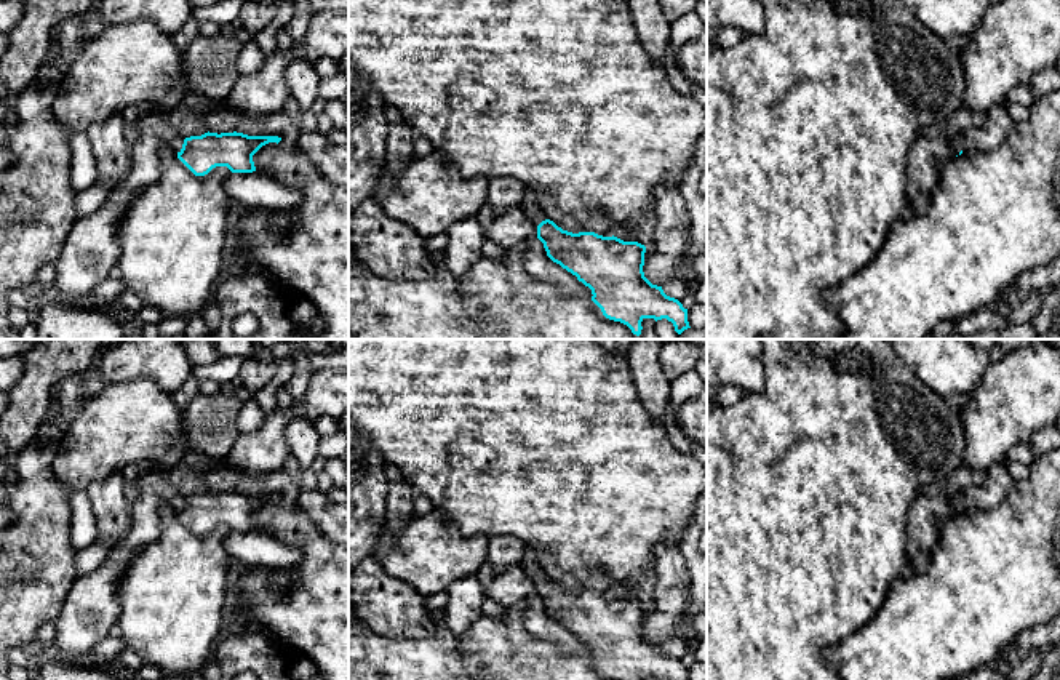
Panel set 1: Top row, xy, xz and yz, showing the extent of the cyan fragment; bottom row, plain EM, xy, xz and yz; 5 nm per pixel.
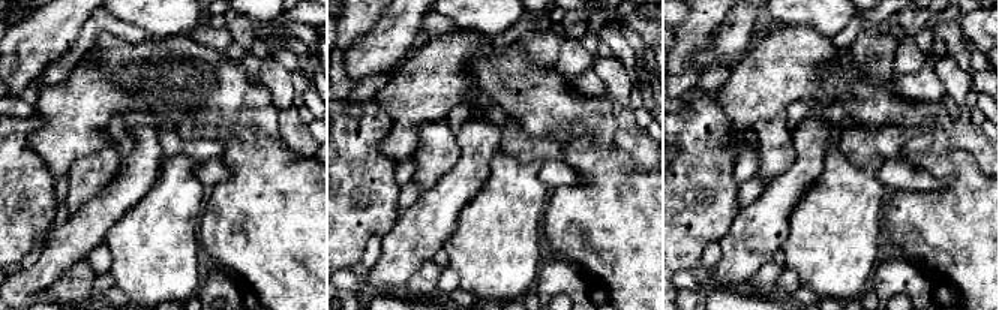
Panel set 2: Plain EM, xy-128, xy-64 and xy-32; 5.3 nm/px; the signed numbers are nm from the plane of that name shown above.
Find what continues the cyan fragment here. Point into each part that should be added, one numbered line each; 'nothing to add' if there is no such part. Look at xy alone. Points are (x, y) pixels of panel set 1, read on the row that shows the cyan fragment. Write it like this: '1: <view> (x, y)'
nothing to add

